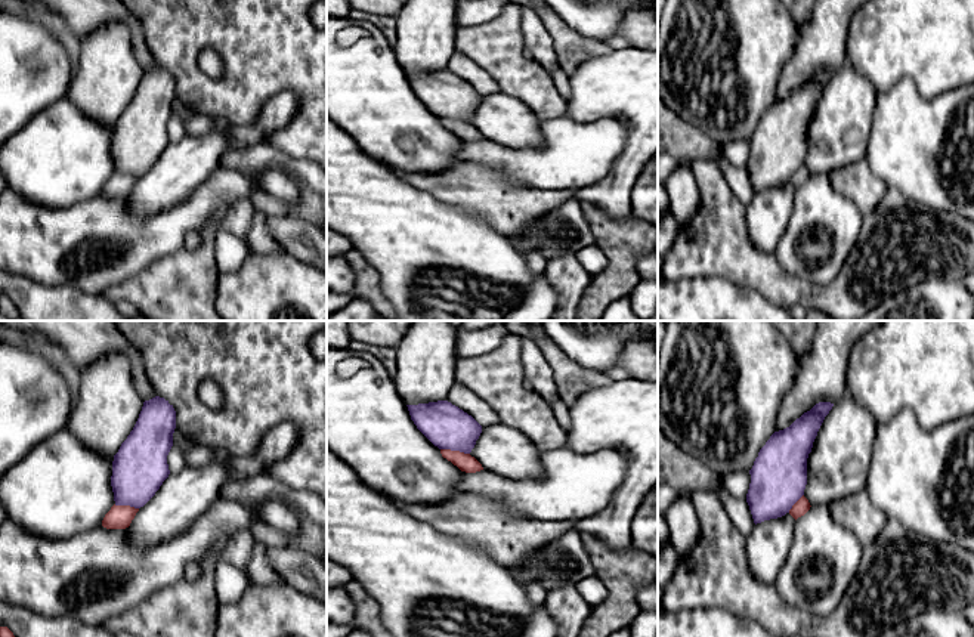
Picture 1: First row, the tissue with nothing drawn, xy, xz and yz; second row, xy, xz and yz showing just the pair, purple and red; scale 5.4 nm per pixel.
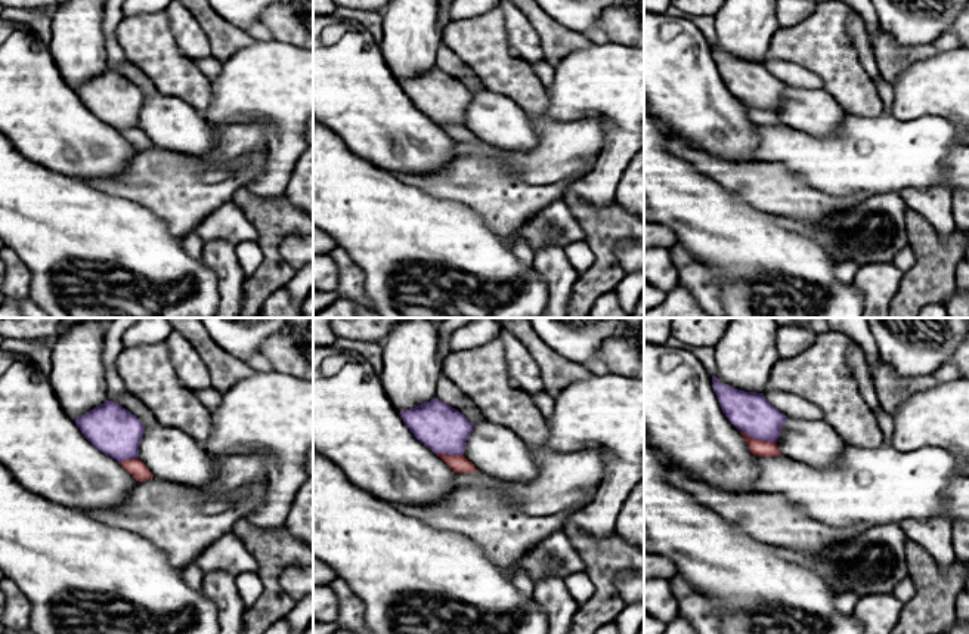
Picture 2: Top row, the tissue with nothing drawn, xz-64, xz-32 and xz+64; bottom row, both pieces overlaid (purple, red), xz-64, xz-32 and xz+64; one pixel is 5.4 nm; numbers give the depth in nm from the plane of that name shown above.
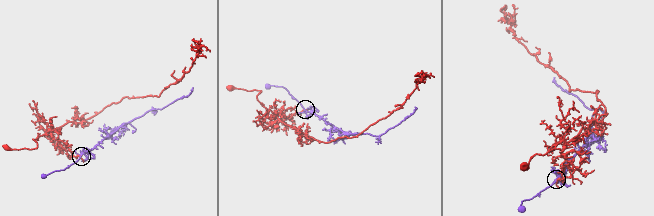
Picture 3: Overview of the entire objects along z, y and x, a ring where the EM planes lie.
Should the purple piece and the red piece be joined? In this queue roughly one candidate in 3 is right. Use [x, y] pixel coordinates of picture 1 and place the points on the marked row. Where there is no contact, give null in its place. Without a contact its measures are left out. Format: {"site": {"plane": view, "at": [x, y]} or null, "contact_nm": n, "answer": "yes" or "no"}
{"site": {"plane": "xz", "at": [455, 450]}, "contact_nm": 160, "answer": "no"}

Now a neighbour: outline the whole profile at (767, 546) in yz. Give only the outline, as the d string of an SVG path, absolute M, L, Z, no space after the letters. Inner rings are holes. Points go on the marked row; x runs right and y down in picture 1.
M786 513L757 523L746 536L748 565L758 581L774 582L789 553L794 528L795 519Z

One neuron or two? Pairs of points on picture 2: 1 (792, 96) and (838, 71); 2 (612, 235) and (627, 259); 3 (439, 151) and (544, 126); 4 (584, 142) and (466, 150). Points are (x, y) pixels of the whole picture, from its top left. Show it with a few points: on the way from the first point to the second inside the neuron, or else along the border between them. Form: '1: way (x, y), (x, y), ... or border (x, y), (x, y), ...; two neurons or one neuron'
1: border (823, 87), (847, 114); two neurons
2: border (625, 240), (615, 249), (615, 256), (627, 272); two neurons
3: border (457, 142), (455, 155); two neurons
4: way (554, 158), (511, 158), (495, 152); one neuron

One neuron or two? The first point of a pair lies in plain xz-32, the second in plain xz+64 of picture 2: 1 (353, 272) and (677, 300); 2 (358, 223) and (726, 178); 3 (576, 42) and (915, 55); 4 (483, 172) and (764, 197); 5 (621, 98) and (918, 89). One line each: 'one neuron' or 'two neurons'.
1: two neurons
2: two neurons
3: one neuron
4: one neuron
5: one neuron

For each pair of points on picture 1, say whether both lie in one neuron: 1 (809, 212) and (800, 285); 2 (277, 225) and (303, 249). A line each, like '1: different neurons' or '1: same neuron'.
1: different neurons
2: same neuron

